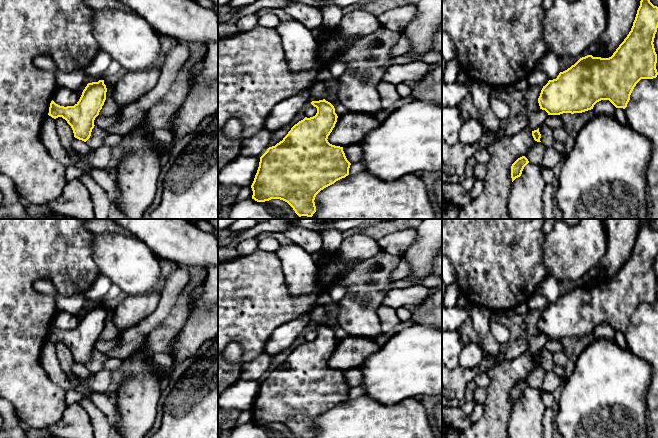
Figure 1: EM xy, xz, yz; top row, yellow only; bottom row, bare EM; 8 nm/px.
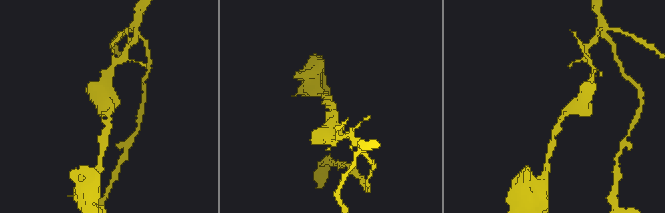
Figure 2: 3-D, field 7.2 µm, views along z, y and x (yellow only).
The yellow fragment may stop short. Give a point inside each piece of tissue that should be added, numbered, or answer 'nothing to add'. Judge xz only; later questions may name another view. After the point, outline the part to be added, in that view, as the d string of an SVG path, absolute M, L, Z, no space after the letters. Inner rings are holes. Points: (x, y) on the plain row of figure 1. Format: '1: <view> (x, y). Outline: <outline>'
nothing to add

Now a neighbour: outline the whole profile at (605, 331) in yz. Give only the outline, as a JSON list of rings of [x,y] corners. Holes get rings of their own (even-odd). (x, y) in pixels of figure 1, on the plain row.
[[[601,324],[593,331],[595,339],[604,338],[607,340],[612,340],[614,339],[615,333],[616,331],[609,324]]]

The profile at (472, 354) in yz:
[[[478,342],[464,344],[459,355],[459,366],[464,369],[472,369],[478,366],[484,359],[484,350]]]

